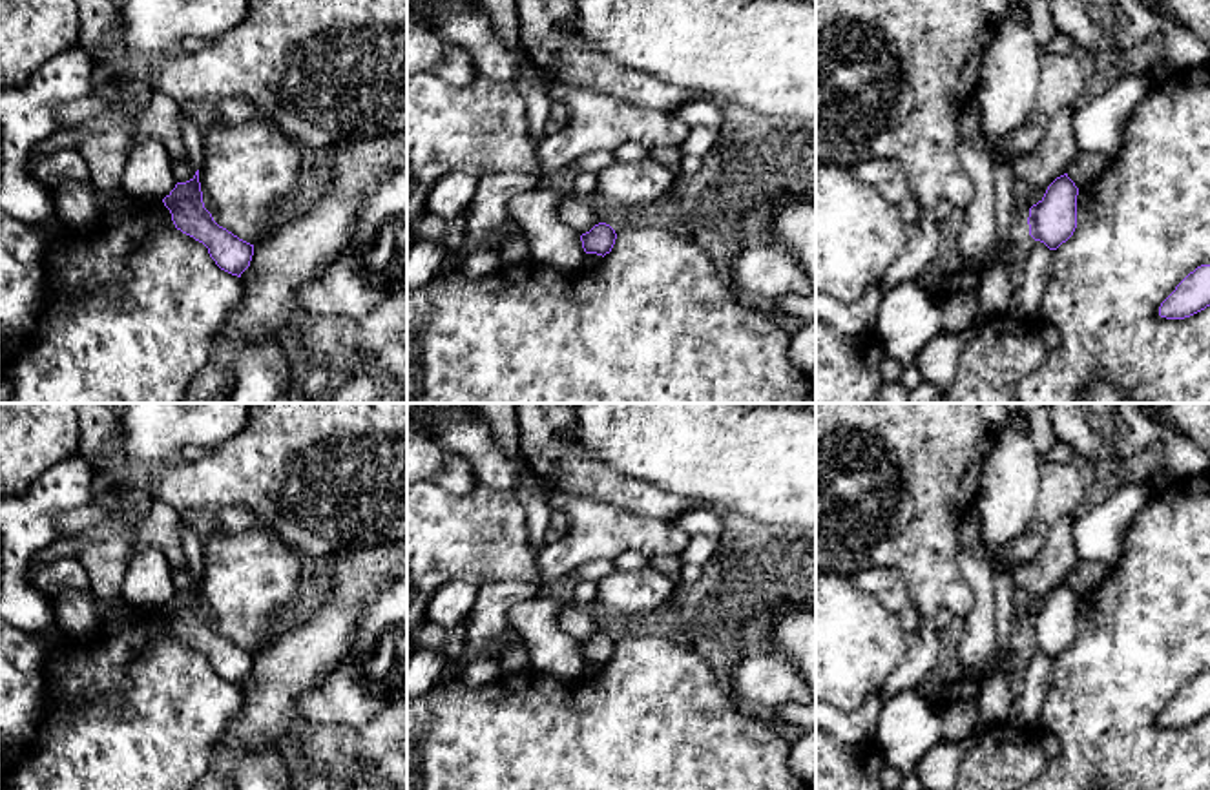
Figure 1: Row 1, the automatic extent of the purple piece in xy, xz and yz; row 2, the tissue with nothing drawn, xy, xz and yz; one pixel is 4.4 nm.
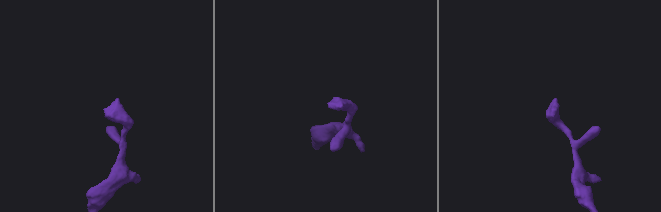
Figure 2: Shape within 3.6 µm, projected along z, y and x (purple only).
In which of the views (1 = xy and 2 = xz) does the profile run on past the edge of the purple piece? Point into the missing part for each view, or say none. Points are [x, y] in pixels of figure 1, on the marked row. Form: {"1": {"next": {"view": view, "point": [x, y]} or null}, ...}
{"1": {"next": null}, "2": {"next": null}}

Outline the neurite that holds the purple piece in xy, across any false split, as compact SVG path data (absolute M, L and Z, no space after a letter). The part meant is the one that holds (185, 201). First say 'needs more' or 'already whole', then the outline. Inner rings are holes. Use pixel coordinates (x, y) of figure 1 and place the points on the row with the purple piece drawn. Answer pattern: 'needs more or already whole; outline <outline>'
already whole; outline M199 170L190 181L177 182L162 203L170 210L177 230L203 243L221 270L241 277L250 266L254 244L239 239L214 221L203 203Z

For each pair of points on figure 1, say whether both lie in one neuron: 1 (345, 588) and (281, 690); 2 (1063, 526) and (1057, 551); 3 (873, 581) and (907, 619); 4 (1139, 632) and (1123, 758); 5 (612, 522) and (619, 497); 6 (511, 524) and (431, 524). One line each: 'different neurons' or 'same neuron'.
1: same neuron
2: same neuron
3: same neuron
4: same neuron
5: different neurons
6: same neuron

